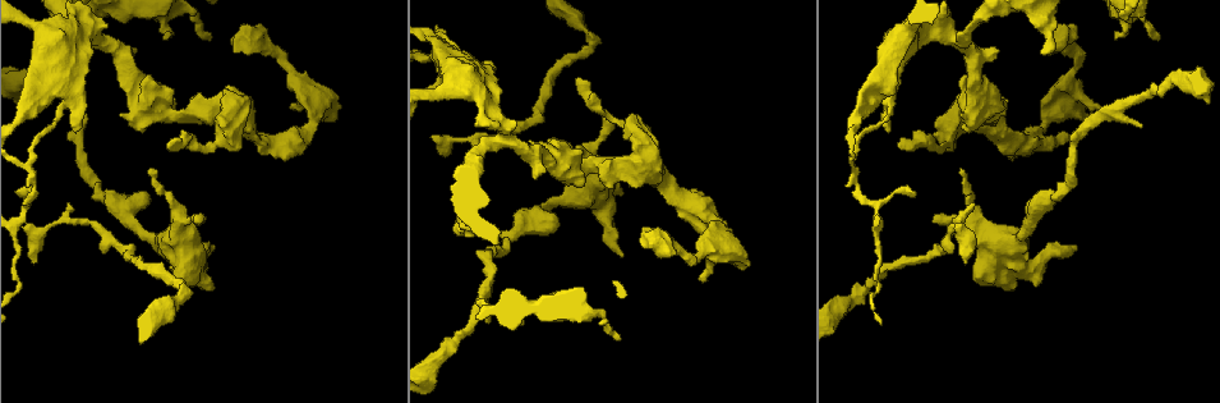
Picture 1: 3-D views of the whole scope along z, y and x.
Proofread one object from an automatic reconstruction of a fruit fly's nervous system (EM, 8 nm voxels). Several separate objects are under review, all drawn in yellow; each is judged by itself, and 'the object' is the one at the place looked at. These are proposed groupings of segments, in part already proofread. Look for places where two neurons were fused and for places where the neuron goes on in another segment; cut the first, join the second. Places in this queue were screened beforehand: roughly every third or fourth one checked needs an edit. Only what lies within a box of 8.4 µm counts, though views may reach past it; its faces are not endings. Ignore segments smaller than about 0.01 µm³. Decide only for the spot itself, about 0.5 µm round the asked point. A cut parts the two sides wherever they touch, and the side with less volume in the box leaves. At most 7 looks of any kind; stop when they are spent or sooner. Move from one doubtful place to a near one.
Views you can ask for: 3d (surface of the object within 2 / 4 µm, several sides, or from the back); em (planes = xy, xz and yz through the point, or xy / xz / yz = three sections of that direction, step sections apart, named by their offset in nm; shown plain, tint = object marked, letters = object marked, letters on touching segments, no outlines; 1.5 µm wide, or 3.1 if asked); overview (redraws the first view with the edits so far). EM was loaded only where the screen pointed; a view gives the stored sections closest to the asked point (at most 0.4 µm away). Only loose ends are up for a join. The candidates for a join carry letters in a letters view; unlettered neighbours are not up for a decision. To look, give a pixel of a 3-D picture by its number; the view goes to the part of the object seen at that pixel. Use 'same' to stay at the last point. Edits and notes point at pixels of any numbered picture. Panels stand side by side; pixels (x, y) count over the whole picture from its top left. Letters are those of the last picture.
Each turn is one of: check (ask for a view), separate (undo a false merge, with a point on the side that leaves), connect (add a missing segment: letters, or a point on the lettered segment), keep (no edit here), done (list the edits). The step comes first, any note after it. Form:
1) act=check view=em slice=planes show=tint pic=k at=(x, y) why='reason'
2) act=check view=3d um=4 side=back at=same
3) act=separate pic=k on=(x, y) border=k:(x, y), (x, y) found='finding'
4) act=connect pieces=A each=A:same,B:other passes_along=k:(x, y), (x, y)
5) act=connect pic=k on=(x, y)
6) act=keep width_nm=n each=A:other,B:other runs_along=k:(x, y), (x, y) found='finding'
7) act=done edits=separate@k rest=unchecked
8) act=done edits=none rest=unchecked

act=check view=3d um=4 pic=1 at=(966, 264) why='free end'

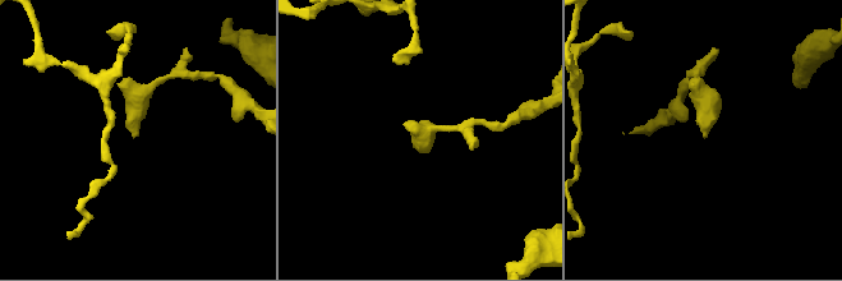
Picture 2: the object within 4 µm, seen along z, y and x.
act=check view=em slice=planes show=letters pic=2 at=(704, 137) why='need the tissue'

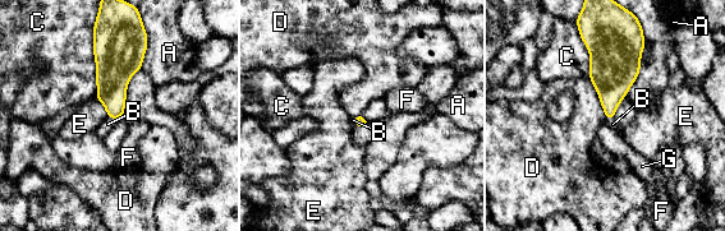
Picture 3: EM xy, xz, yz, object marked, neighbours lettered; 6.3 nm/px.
act=connect pieces=B each=A:other,B:same,C:other,D:other,E:other,F:other,G:other passes_along=3:(111, 78), (111, 118), (108, 124) found='it goes on there'

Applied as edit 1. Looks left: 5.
act=check view=3d um=4 pic=1 at=(587, 34) why='calibre changes'

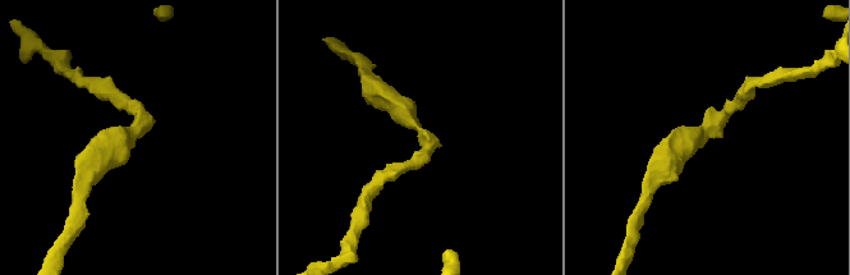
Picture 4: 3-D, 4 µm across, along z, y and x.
act=check view=em slice=planes show=letters pic=4 at=(421, 130) arm_widths_nm=190,360

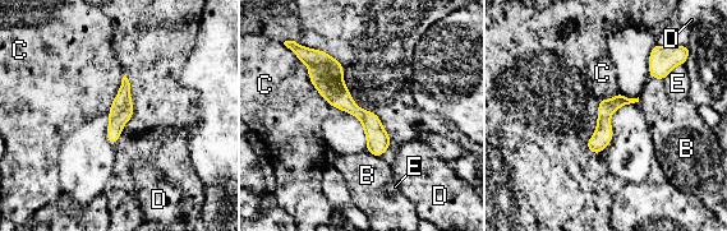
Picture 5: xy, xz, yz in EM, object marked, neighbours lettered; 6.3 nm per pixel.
act=keep each=B:other,C:other,D:other,E:other border=5:(297, 56), (318, 93), (346, 112) found='continuous, no second neuron'

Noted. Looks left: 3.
act=check view=em slice=planes show=letters pic=1 at=(641, 229) why='an open end'

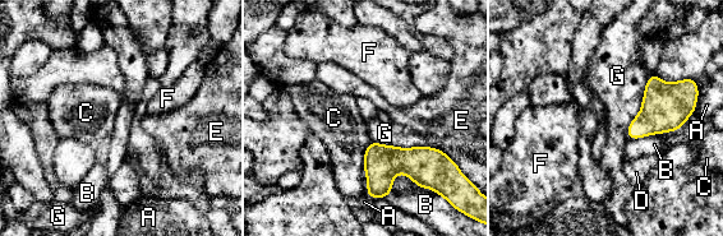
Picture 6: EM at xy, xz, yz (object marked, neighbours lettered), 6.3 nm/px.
act=keep each=A:other,B:other,C:other,D:other,E:other,F:other,G:other found='none of them fits'

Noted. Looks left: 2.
act=done edits=connect@3 rest=unchecked

